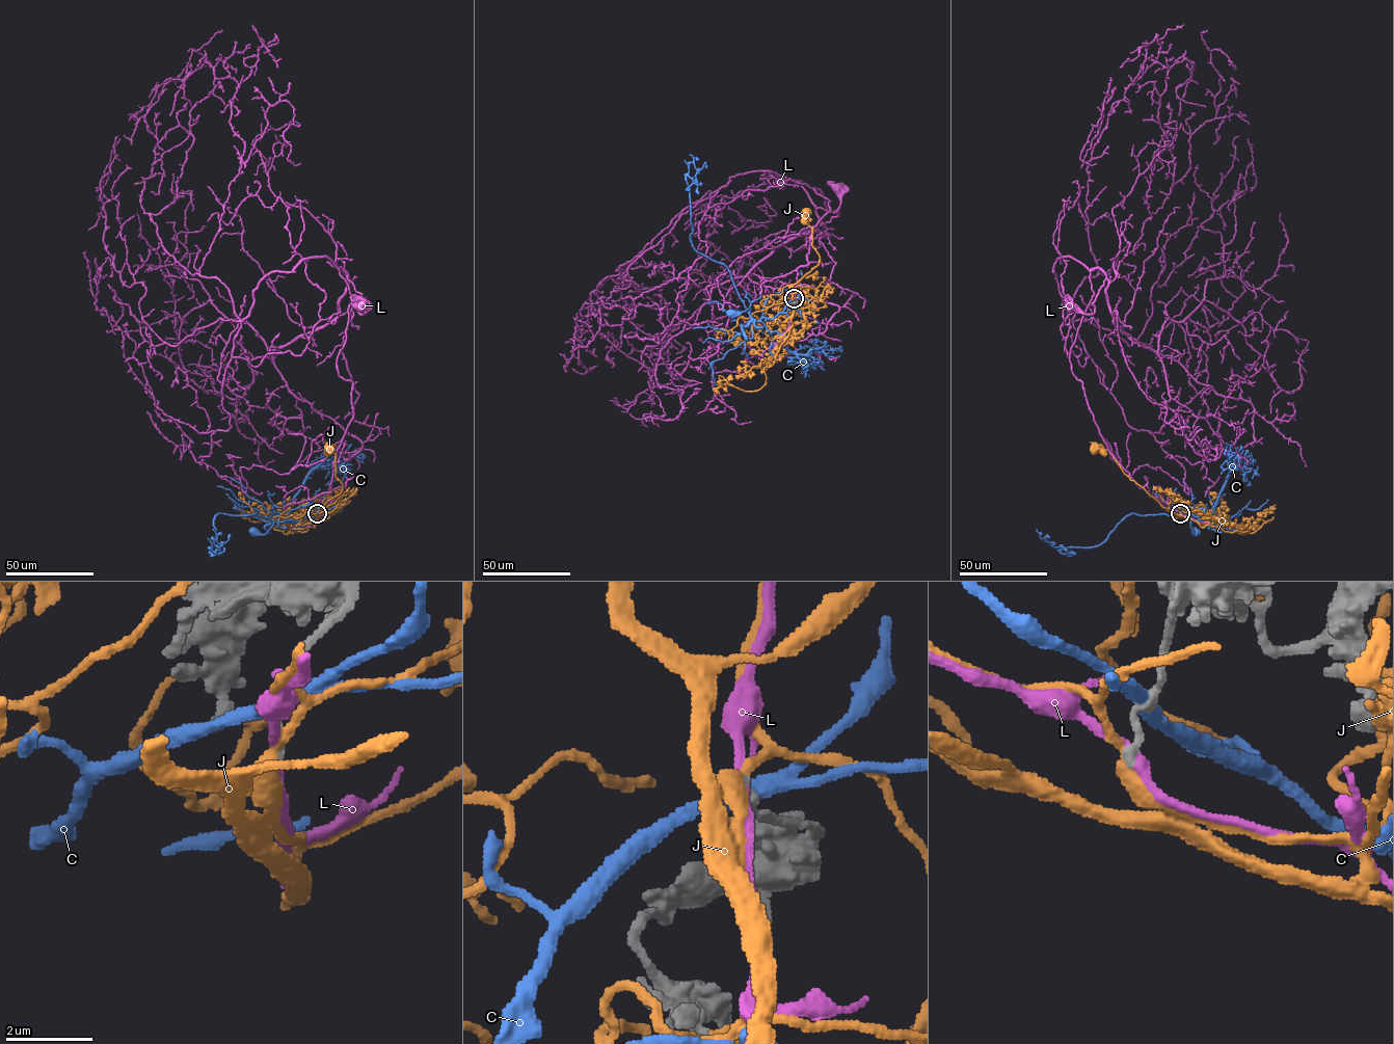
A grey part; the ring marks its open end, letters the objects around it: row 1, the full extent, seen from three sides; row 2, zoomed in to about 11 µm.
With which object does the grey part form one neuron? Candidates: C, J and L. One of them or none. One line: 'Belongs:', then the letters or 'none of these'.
Belongs: J

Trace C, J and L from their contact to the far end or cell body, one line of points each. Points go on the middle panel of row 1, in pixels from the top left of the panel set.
C: (794, 299), (771, 318), (754, 320), (750, 309), (730, 315)
J: (794, 298), (789, 289), (814, 268), (820, 260), (812, 246), (812, 229), (805, 211)
L: (794, 298), (812, 230), (830, 211), (813, 187), (829, 210), (816, 208), (825, 223), (838, 214), (837, 188)

